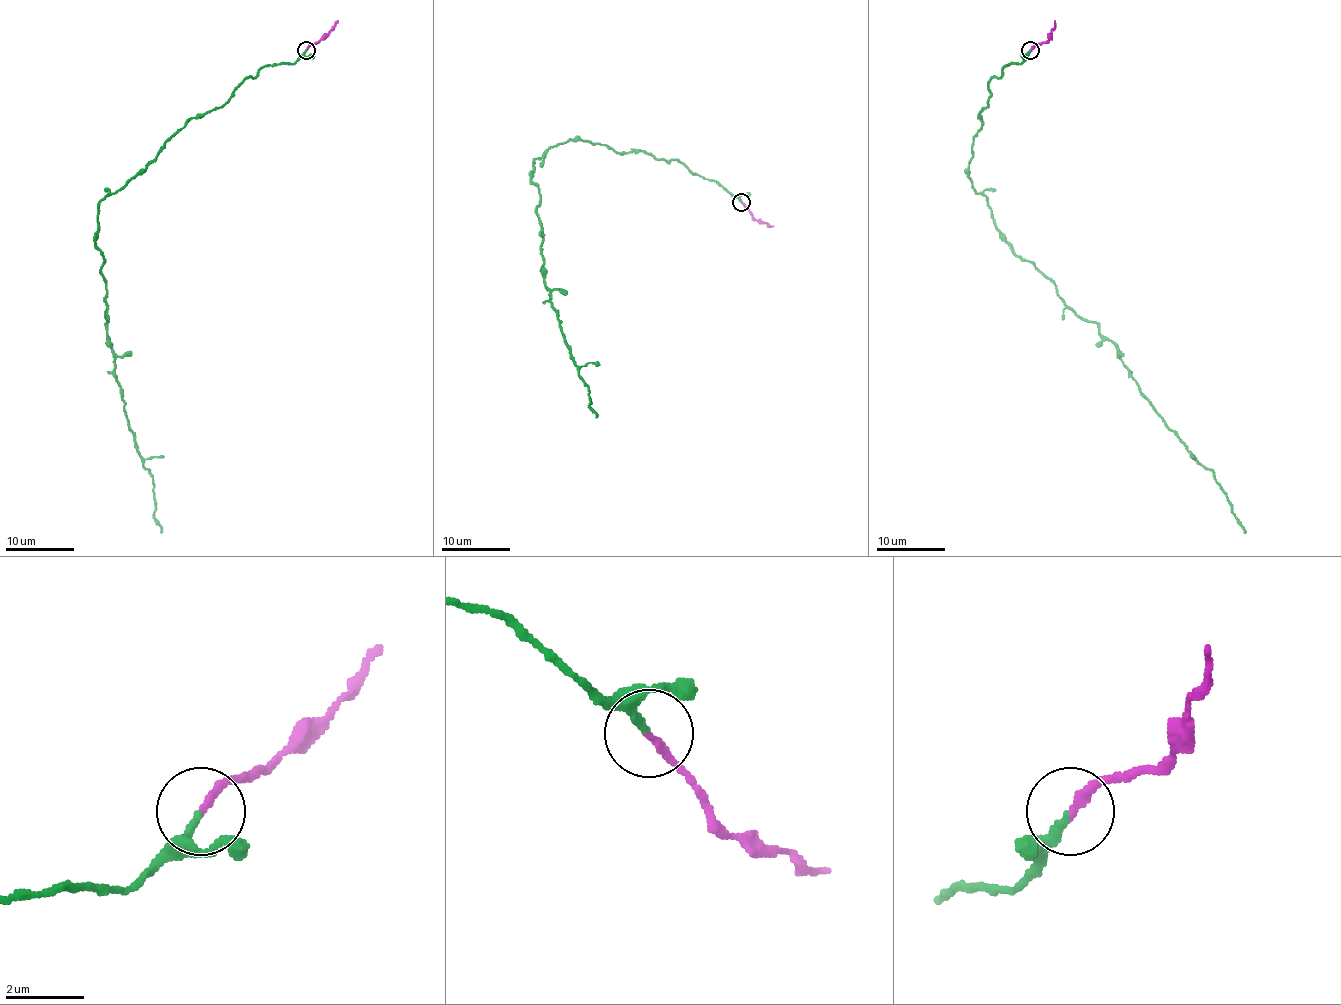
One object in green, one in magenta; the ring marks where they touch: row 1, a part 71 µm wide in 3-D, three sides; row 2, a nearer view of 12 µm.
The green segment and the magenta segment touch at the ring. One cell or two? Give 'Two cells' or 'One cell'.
One cell

